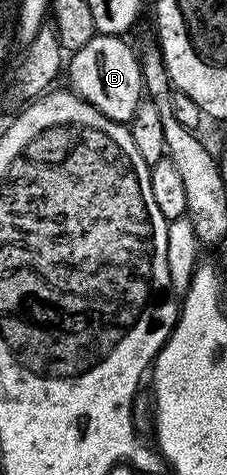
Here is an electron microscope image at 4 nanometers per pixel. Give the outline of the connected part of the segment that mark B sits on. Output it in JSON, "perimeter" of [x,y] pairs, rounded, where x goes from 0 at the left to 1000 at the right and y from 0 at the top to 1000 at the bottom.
{"perimeter":[[[419,76],[326,114],[291,137],[304,189],[427,227],[467,248],[502,257],[568,261],[630,211],[626,141],[604,114],[551,88],[542,76]]]}

